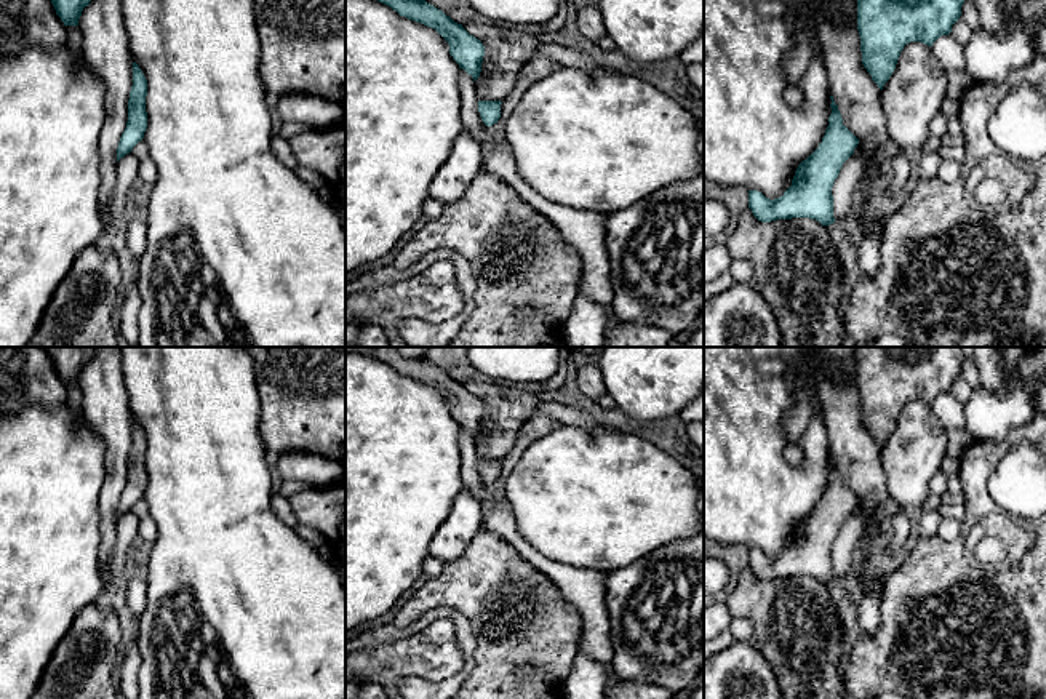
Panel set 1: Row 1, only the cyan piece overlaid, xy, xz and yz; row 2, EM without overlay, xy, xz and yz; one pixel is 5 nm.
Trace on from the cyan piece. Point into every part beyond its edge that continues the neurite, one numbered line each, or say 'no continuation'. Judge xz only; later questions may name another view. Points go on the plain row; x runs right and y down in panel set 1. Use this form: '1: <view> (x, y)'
1: xz (586, 589)

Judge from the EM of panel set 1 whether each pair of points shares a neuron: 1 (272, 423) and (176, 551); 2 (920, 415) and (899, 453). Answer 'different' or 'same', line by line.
1: different
2: same

